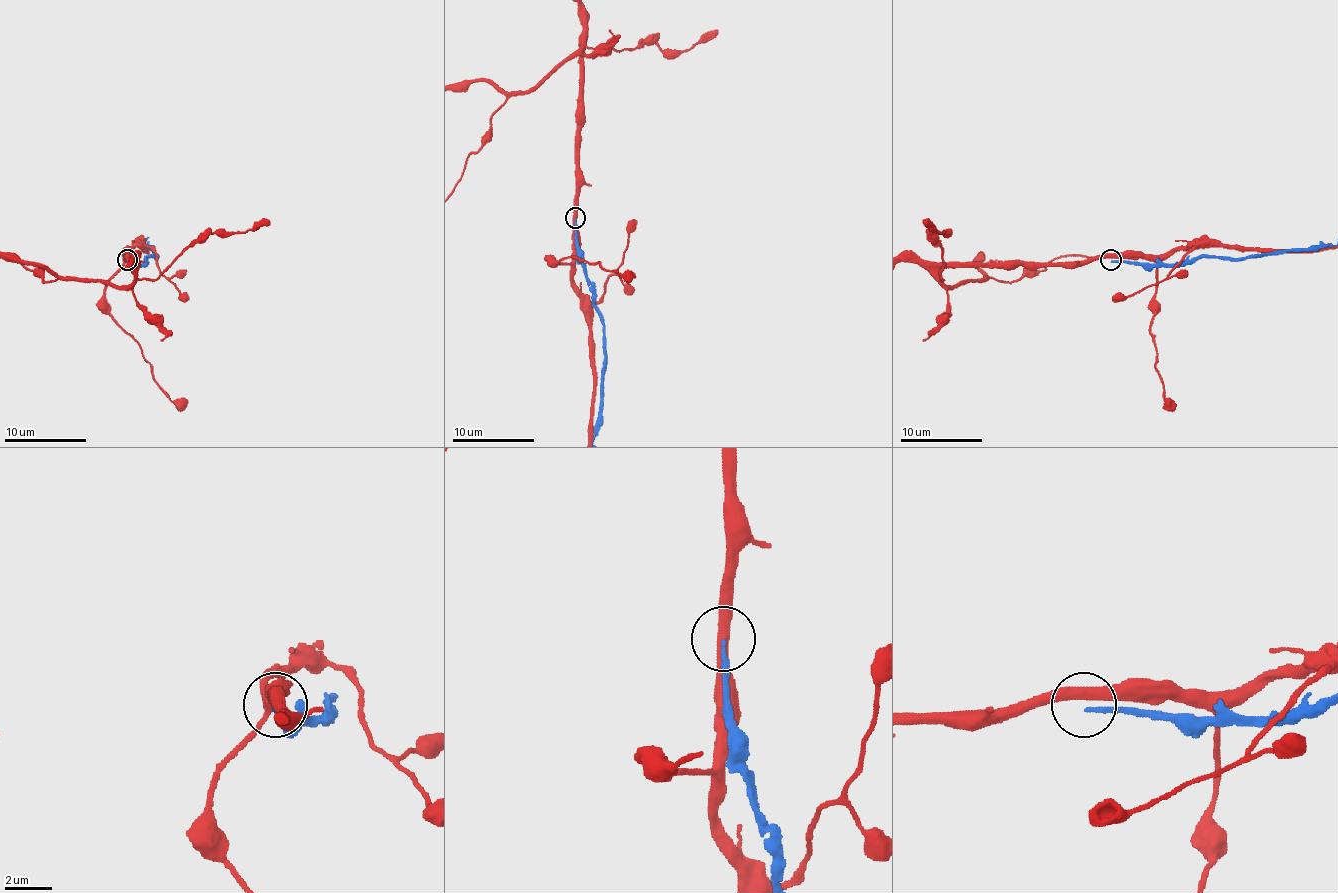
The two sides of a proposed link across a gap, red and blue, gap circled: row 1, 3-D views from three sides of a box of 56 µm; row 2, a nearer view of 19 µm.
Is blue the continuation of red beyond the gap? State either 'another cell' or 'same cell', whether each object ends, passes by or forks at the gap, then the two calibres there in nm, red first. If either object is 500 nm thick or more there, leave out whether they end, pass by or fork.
another cell; red passes by; blue ends; calibres 440 and 180 nm

